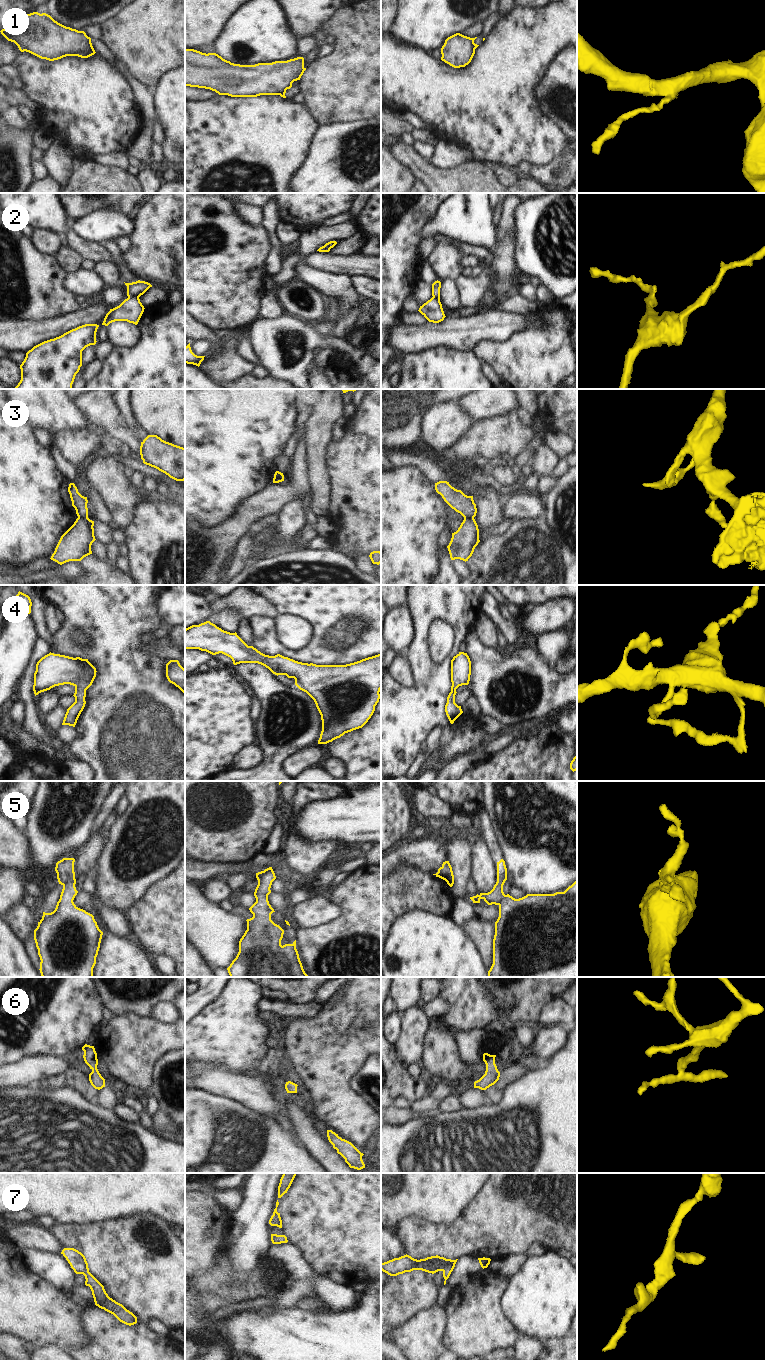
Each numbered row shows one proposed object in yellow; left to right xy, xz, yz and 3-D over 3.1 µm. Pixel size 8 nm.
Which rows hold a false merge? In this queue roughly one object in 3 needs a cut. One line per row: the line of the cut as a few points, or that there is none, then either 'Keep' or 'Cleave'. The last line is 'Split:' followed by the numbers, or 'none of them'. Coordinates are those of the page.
1: Split along xz (285, 89), (278, 94). Cleave
2: Split along xy (138, 296), (130, 296), (128, 298). Cleave
3: Split along xy (78, 516), (87, 517). Cleave
4: No split. Keep
5: No split. Keep
6: No split. Keep
7: No split. Keep
Split: 1, 2, 3.

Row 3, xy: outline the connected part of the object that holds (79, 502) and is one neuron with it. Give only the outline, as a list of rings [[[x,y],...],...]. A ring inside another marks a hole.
[[[70,483],[68,487],[68,492],[72,501],[72,506],[76,510],[78,517],[88,517],[88,508],[87,508],[87,497],[82,496],[74,483]]]

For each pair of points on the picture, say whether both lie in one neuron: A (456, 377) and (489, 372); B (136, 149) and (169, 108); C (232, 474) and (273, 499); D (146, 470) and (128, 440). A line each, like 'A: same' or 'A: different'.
A: different
B: different
C: different
D: different

